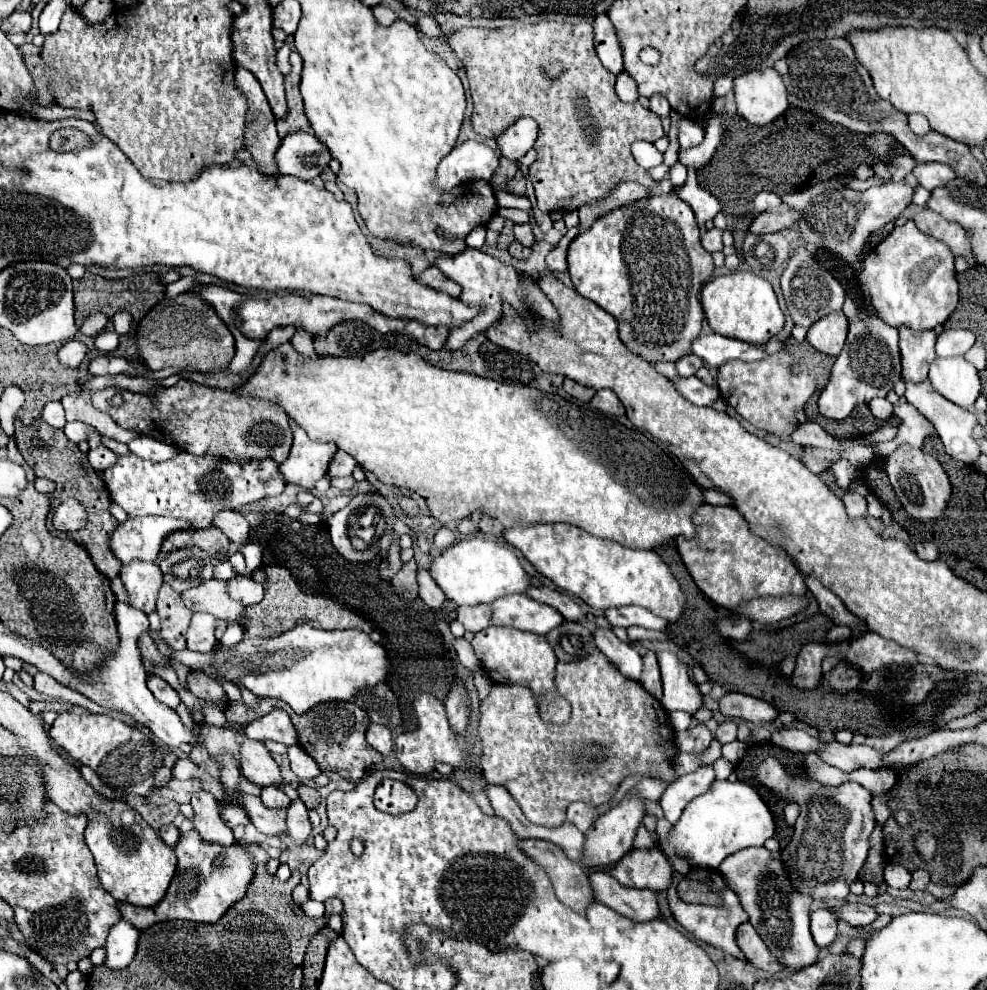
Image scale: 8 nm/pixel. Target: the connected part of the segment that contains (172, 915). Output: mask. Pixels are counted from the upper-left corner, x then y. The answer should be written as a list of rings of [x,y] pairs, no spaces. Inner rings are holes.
[[[195,829],[181,835],[175,845],[175,855],[179,859],[177,873],[163,897],[155,907],[133,907],[129,903],[119,903],[121,915],[131,921],[137,929],[147,929],[159,921],[185,919],[195,923],[217,923],[223,913],[227,913],[237,901],[241,901],[247,893],[251,879],[255,877],[255,861],[253,855],[239,843],[229,847],[207,843],[199,837]]]

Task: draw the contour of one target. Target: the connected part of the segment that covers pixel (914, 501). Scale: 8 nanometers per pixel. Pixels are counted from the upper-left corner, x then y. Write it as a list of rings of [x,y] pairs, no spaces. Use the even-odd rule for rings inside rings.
[[[899,445],[891,455],[885,457],[885,473],[889,475],[889,481],[895,489],[895,495],[899,497],[905,511],[915,517],[917,521],[935,521],[941,517],[943,509],[947,507],[947,499],[951,493],[949,479],[941,467],[941,463],[931,457],[929,453],[923,453],[921,449],[915,449],[911,445]]]

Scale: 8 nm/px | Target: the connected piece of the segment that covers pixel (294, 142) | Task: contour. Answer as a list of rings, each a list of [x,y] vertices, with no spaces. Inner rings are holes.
[[[305,131],[287,135],[275,155],[283,175],[293,175],[303,181],[317,177],[331,161],[329,149],[315,135]]]

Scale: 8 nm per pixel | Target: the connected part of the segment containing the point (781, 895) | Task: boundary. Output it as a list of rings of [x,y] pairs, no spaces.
[[[749,847],[729,855],[721,865],[719,873],[729,889],[739,897],[743,909],[749,915],[749,923],[761,935],[769,951],[789,969],[803,969],[815,963],[817,945],[809,933],[809,911],[811,911],[811,895],[799,893],[785,869],[781,853],[771,853],[765,847]]]

